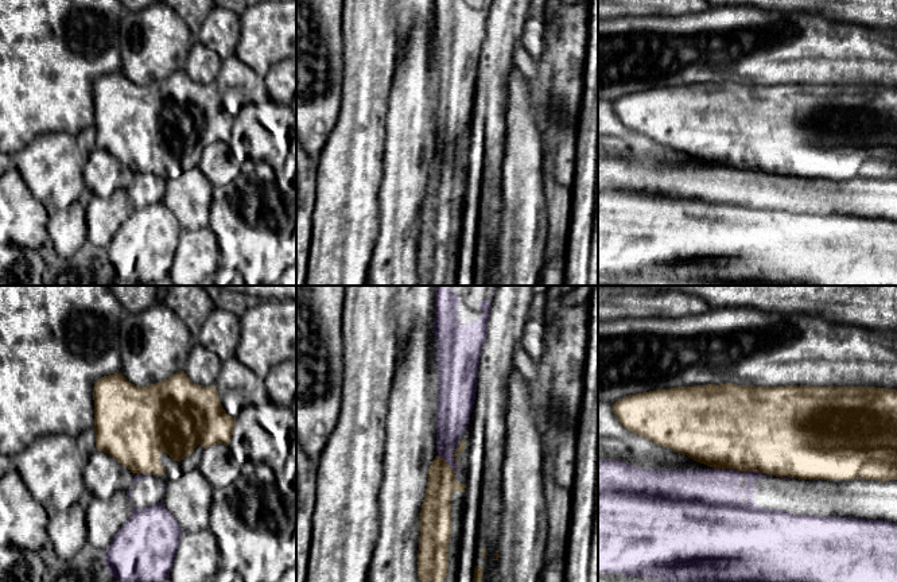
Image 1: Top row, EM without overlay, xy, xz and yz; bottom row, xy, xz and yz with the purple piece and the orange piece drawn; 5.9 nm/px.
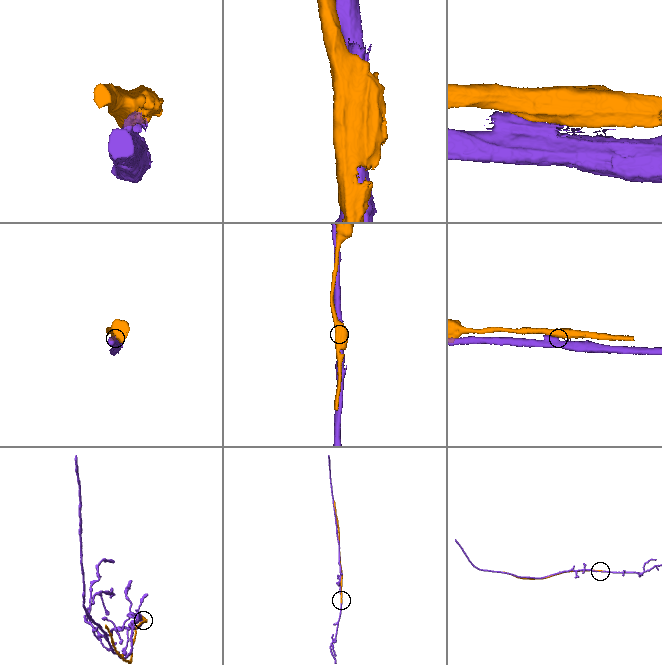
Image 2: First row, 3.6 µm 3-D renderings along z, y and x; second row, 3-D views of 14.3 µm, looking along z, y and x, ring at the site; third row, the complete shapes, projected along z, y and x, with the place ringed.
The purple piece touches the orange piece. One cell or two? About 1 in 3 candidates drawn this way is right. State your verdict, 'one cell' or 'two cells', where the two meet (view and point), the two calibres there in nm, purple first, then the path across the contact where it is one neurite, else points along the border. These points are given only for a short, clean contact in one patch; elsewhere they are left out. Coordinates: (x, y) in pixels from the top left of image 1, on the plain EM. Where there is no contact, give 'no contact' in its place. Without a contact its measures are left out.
two cells | yz (741, 170) | 340/500 nm

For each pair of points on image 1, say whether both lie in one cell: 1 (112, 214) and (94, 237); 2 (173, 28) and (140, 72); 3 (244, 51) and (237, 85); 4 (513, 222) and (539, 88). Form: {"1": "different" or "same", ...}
{"1": "same", "2": "same", "3": "different", "4": "different"}

